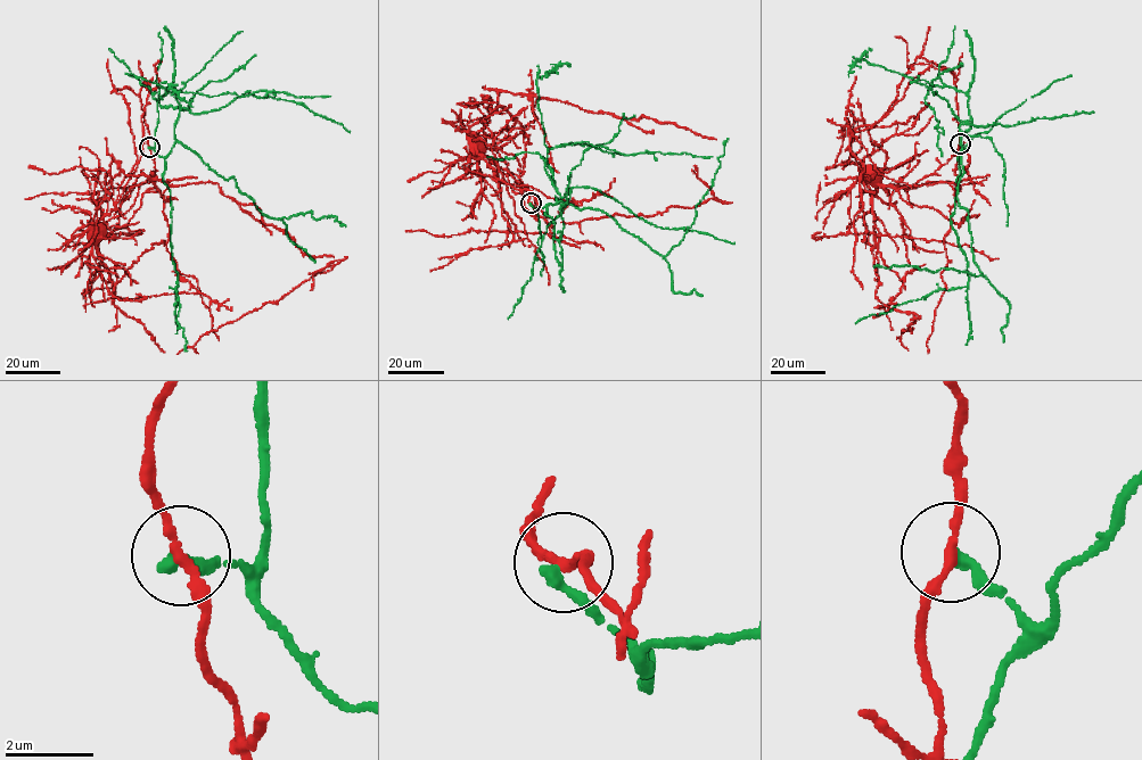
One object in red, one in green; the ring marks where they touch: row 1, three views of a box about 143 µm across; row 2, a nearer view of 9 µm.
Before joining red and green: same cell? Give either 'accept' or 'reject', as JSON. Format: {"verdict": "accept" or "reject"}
{"verdict": "reject"}

